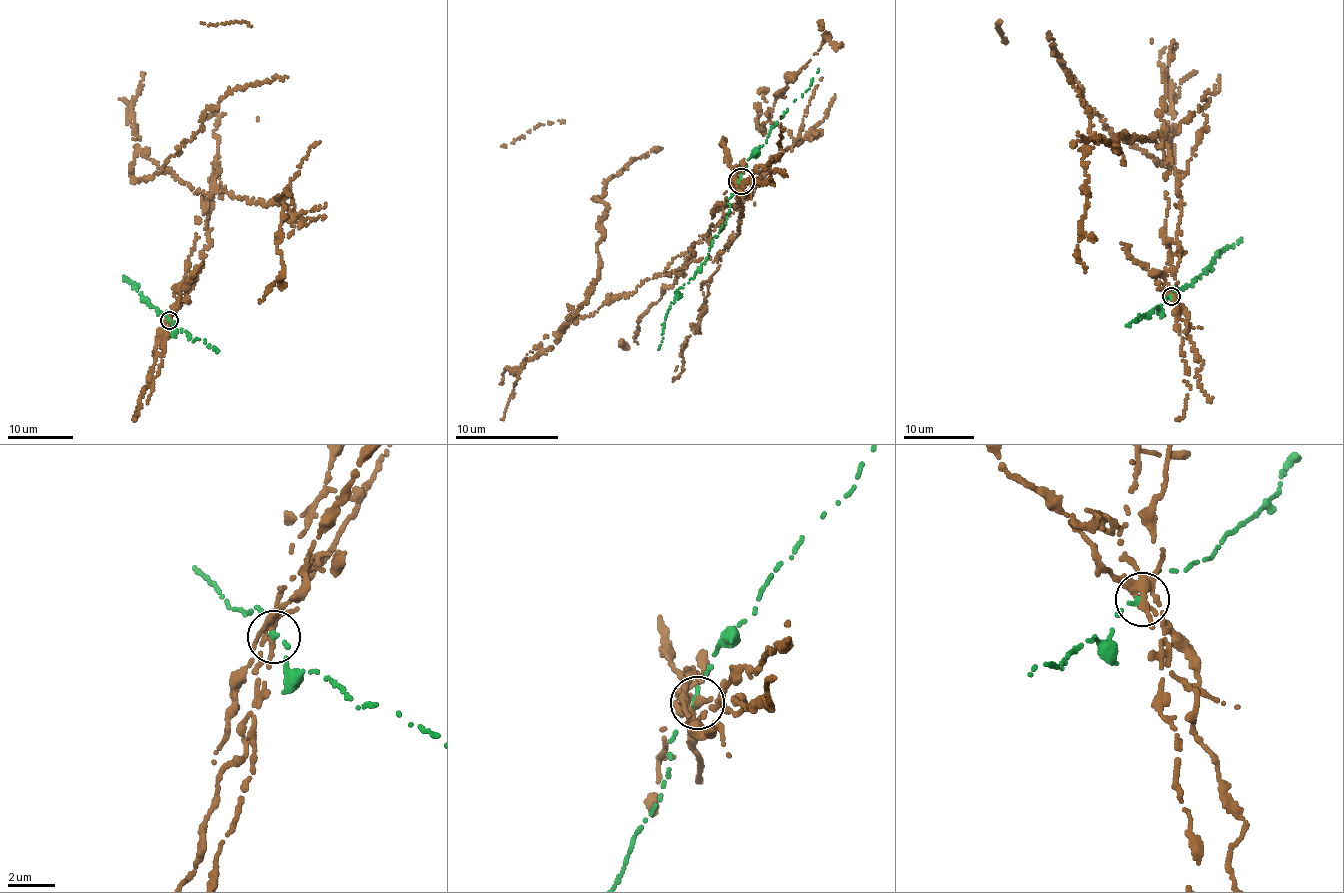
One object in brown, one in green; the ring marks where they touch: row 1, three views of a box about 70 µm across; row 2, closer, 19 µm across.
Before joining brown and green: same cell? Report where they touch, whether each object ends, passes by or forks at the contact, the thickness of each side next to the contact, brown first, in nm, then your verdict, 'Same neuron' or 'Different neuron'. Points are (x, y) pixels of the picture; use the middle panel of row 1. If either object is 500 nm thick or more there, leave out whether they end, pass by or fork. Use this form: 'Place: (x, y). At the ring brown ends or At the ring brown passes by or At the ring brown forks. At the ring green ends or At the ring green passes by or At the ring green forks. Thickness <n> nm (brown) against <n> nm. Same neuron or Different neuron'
Place: (741, 181). At the ring brown forks. At the ring green passes by. Thickness 260 nm (brown) against 130 nm. Different neuron

